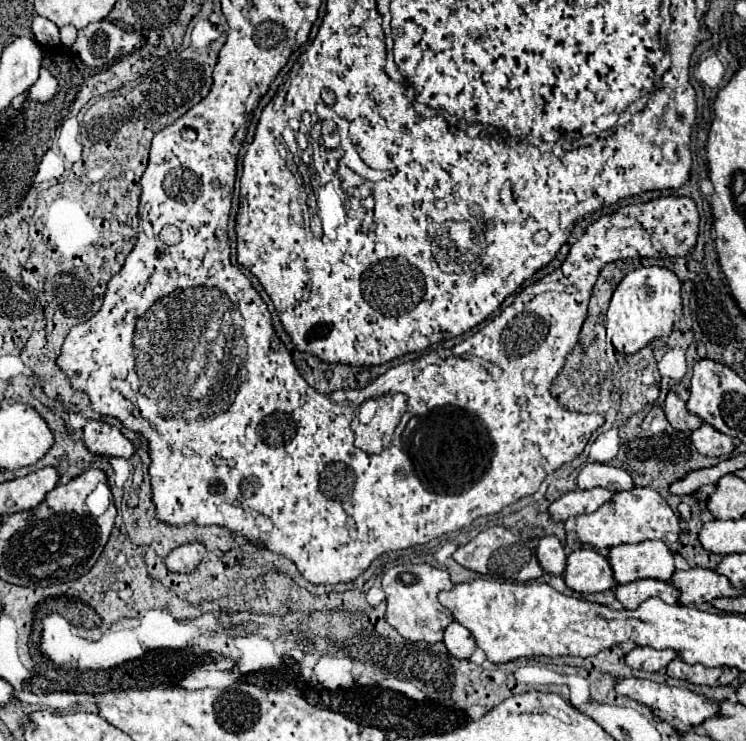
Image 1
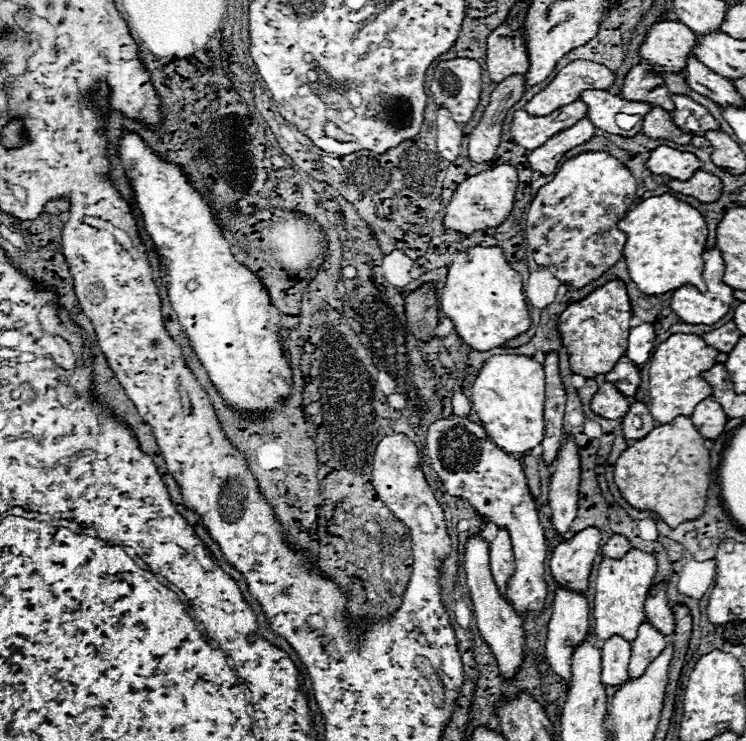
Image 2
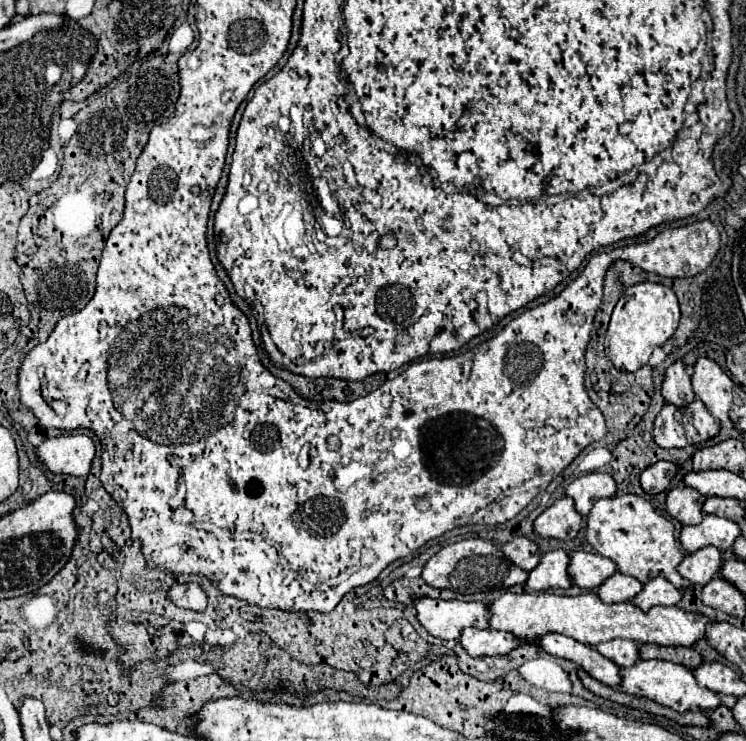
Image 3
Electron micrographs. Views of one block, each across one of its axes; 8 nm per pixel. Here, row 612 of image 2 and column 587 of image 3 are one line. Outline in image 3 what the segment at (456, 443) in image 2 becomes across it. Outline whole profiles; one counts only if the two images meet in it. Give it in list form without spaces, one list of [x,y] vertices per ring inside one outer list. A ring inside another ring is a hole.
[[[626,494],[600,498],[588,514],[588,542],[604,558],[616,562],[620,574],[638,578],[642,584],[656,576],[664,576],[676,588],[684,588],[684,578],[676,572],[676,566],[684,558],[674,538],[674,526],[662,514],[658,514],[648,500]]]

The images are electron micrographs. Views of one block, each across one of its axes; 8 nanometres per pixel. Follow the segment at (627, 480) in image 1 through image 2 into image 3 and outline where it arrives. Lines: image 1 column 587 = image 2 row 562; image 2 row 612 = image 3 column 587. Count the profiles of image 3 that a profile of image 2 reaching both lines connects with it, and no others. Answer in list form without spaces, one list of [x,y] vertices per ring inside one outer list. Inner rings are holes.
[[[590,472],[566,486],[566,496],[574,500],[576,510],[582,516],[588,516],[596,500],[610,498],[614,494],[616,494],[616,482],[606,472]]]

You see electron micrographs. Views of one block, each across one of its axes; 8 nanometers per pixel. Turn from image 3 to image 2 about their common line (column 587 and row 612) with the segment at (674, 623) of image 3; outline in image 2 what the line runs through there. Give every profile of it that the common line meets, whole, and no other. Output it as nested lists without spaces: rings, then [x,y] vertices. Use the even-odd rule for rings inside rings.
[[[630,548],[624,558],[604,558],[598,566],[596,576],[596,598],[594,598],[594,634],[608,640],[612,636],[620,636],[628,642],[632,642],[638,634],[640,624],[644,622],[644,602],[646,594],[652,586],[652,580],[656,576],[656,558],[648,552],[642,552],[638,548]]]

